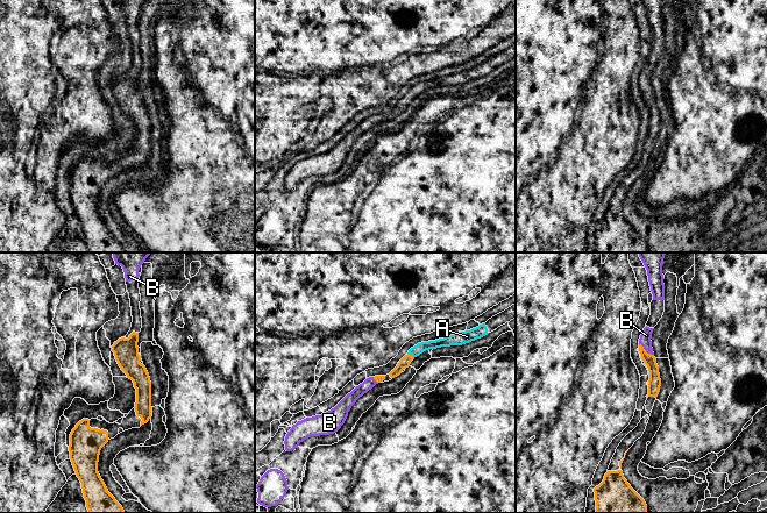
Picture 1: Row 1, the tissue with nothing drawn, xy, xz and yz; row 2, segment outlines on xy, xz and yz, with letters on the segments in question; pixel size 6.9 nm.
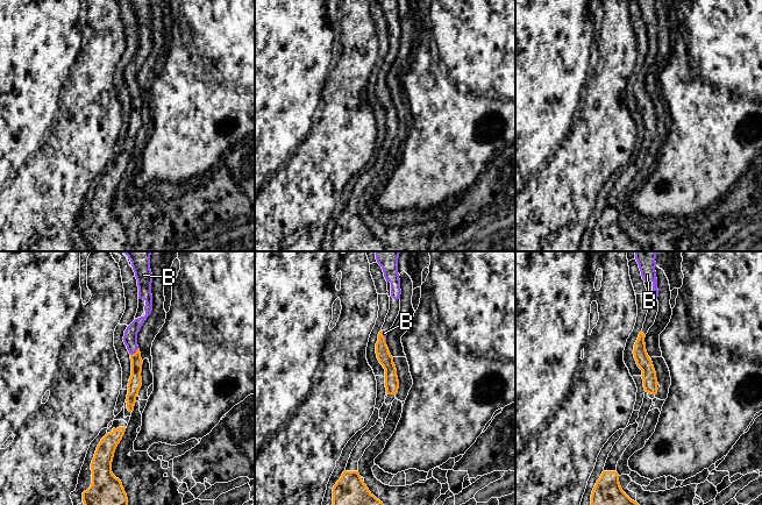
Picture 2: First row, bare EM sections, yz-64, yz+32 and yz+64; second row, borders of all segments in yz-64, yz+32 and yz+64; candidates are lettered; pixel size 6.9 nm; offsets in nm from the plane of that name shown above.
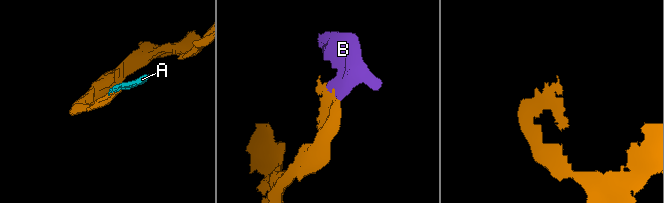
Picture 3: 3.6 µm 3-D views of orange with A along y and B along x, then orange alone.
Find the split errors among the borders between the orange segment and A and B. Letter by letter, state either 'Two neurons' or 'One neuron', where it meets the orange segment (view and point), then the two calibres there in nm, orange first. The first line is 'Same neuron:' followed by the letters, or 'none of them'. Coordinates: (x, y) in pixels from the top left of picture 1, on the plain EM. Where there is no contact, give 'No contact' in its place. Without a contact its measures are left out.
Same neuron: A, B
A: One neuron. Touches orange at xz (411, 94). Thickness 70 nm (orange) against 70 nm
B: One neuron. Touches orange at yz (645, 91). Thickness 90 nm (orange) against 80 nm

